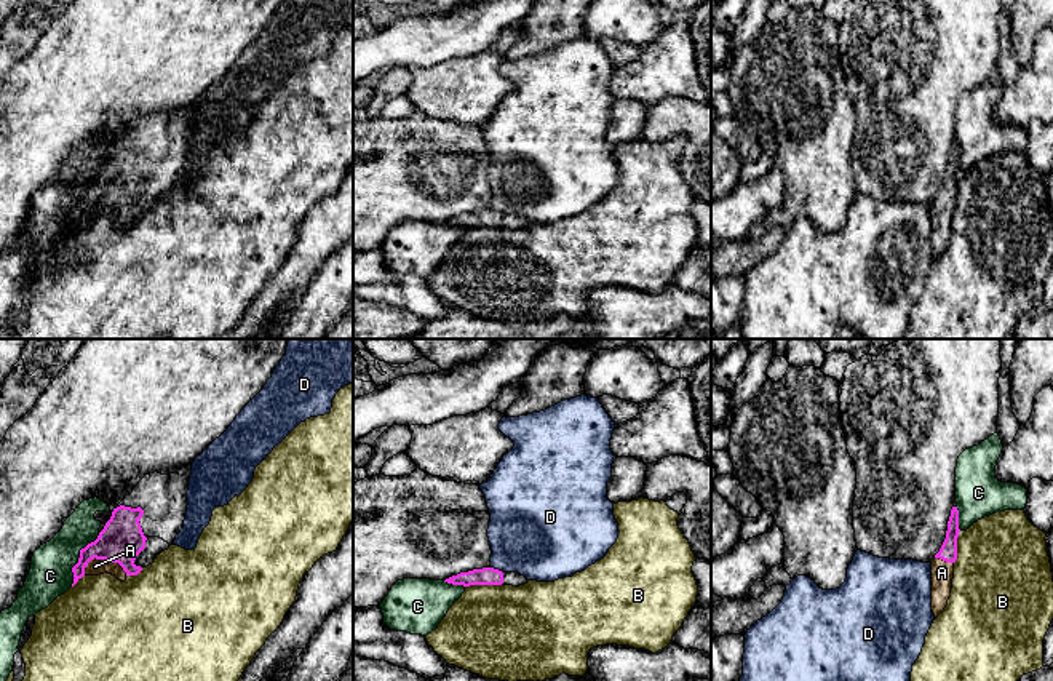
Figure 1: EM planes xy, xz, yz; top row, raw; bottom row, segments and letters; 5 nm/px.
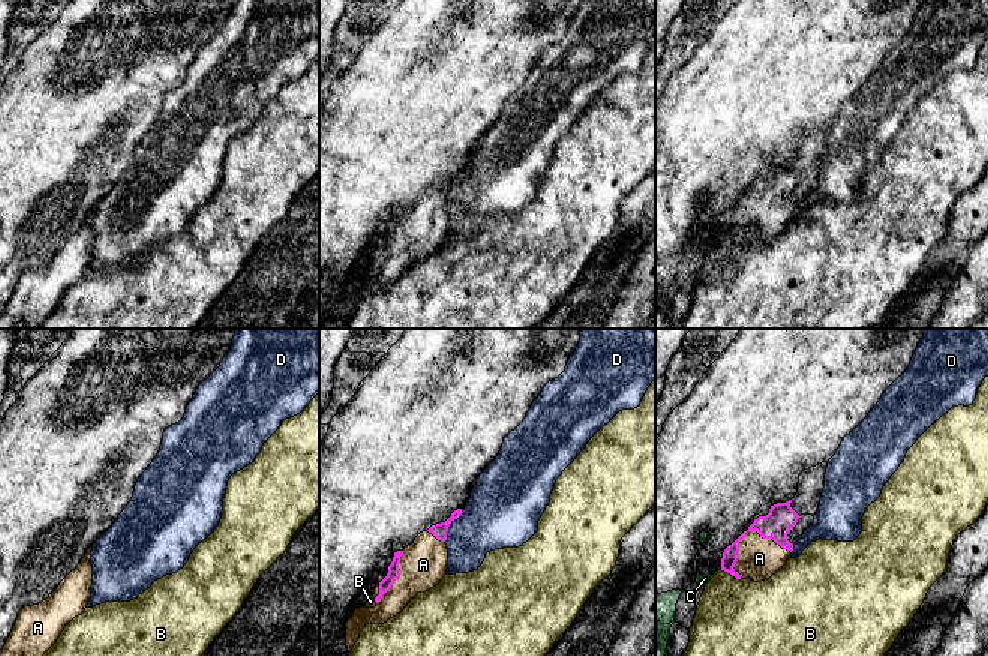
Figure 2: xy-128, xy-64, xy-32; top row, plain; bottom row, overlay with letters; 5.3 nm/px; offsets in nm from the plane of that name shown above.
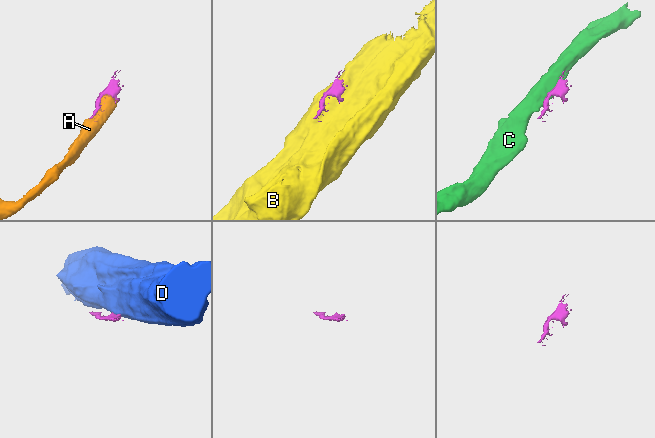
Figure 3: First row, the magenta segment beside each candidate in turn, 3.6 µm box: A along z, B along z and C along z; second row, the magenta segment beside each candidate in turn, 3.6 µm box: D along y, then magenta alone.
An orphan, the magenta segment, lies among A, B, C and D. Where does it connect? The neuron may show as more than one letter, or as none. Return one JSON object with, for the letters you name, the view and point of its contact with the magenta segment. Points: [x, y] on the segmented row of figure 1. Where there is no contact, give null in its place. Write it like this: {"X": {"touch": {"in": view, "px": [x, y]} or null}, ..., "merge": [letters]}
{"A": {"touch": {"in": "xy", "px": [106, 560]}}, "merge": ["A"]}

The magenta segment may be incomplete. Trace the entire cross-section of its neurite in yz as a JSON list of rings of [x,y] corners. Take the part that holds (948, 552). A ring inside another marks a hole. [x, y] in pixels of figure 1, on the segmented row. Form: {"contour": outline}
{"contour": [[[952,507],[946,539],[932,560],[932,611],[935,619],[944,611],[951,596],[959,532],[959,510]]]}

